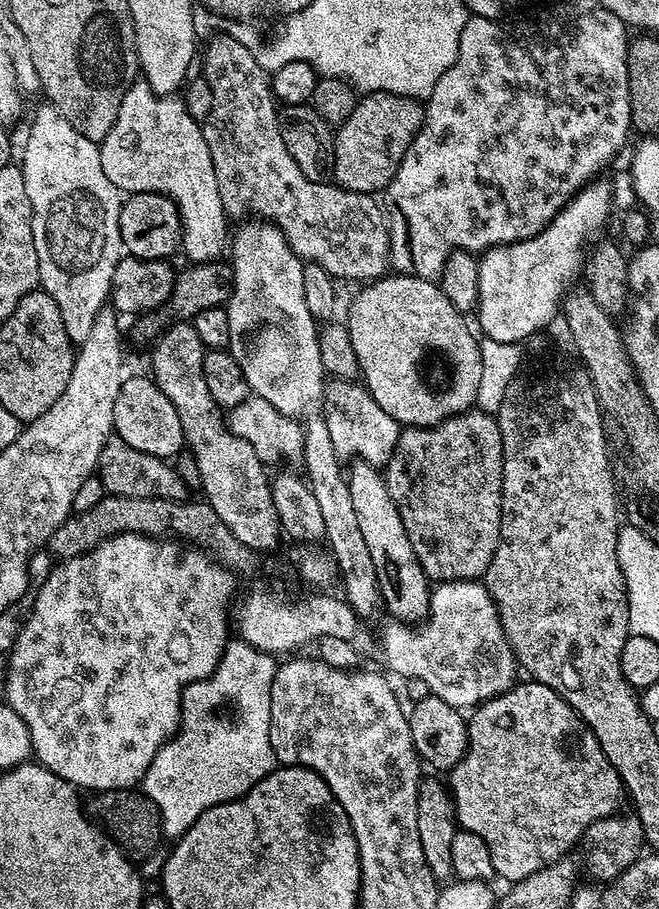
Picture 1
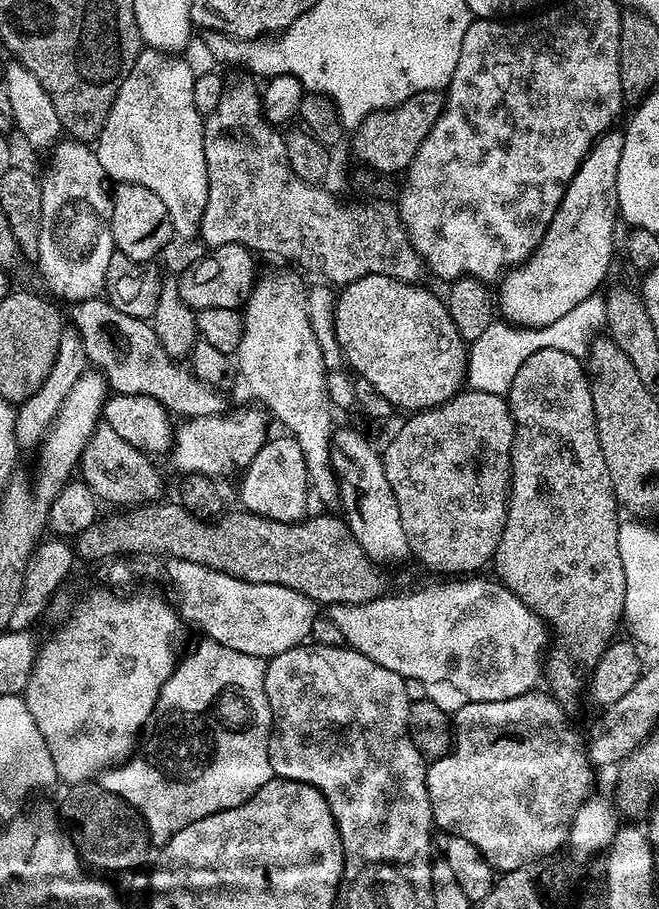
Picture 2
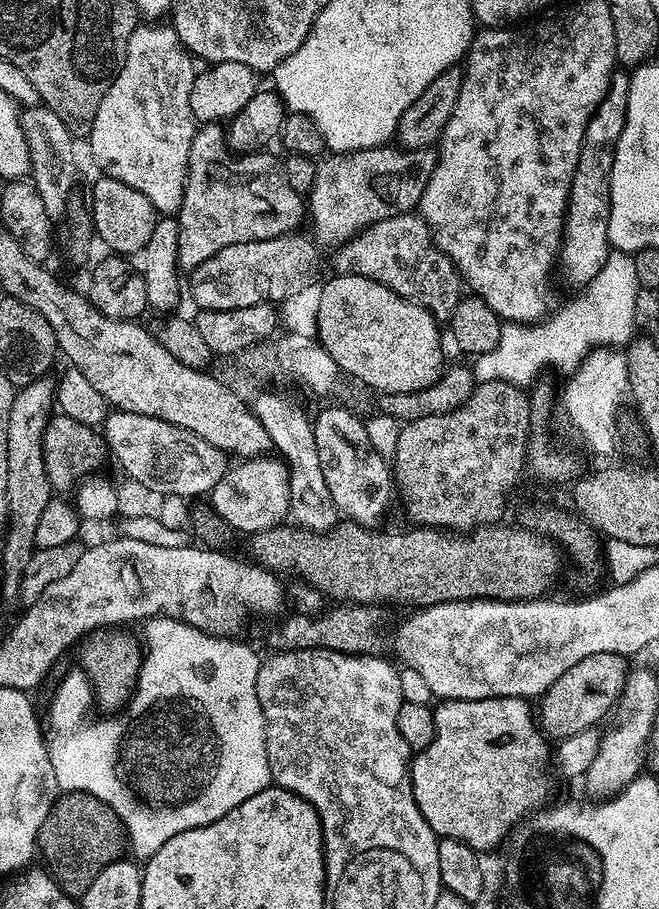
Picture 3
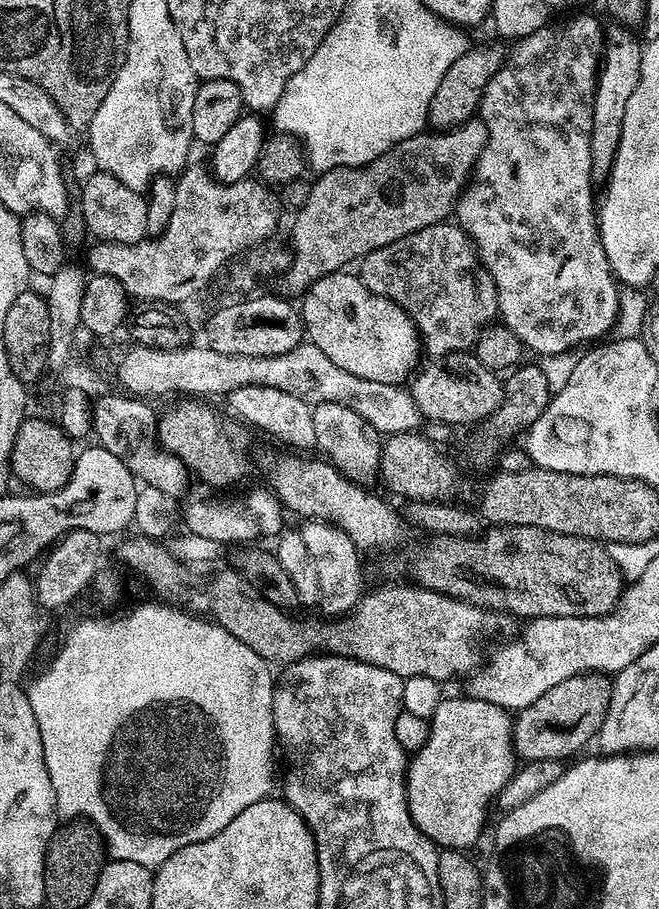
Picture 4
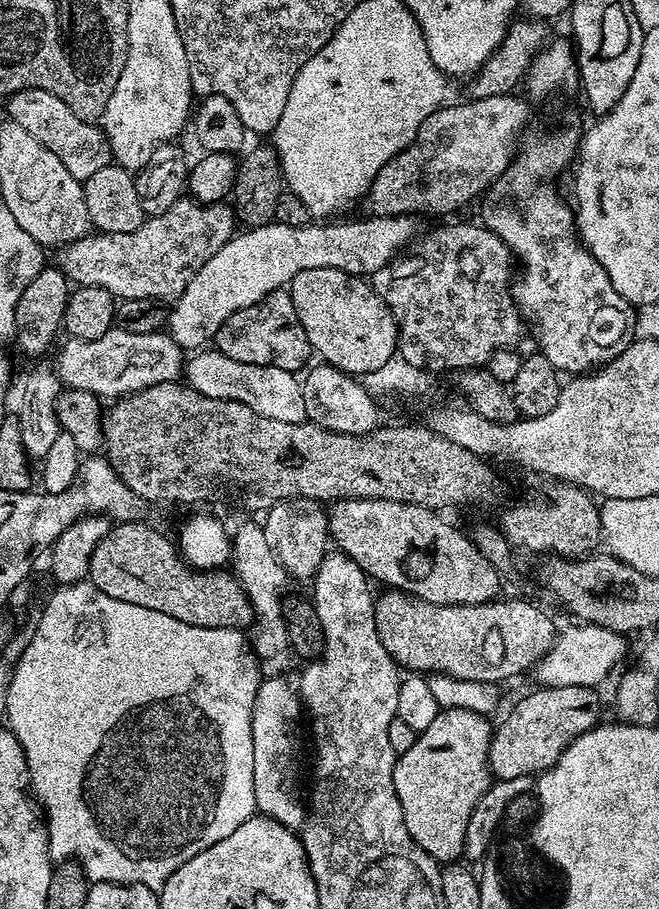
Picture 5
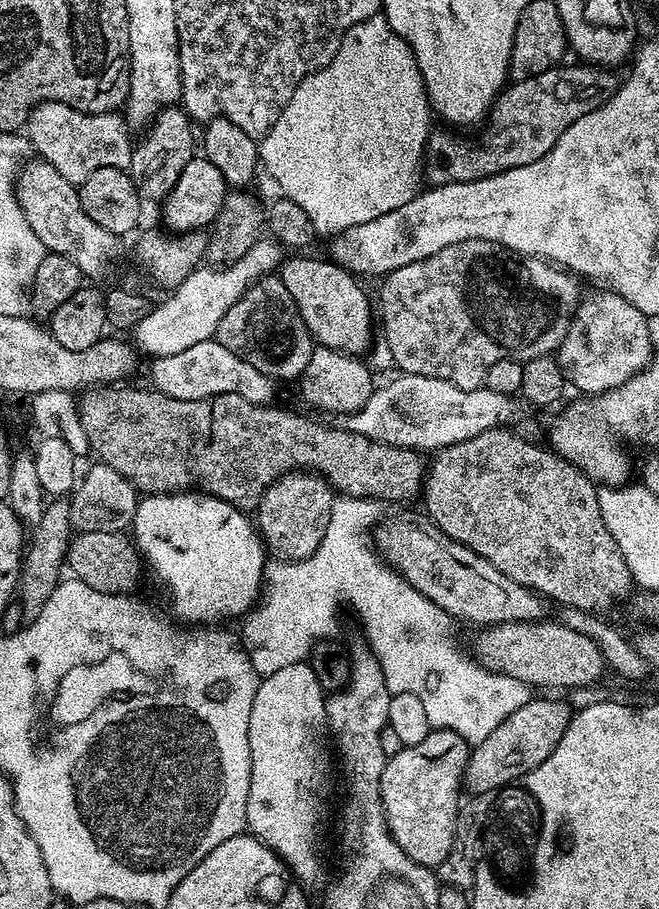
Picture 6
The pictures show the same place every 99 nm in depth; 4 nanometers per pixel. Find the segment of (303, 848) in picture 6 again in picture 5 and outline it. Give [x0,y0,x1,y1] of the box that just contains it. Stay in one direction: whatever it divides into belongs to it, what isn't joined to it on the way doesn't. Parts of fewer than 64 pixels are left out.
[251,676,306,830]

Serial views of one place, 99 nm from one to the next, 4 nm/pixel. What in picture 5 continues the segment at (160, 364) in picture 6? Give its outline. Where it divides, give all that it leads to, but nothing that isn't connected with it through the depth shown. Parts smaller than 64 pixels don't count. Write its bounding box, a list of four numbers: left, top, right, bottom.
[186,350,308,423]

